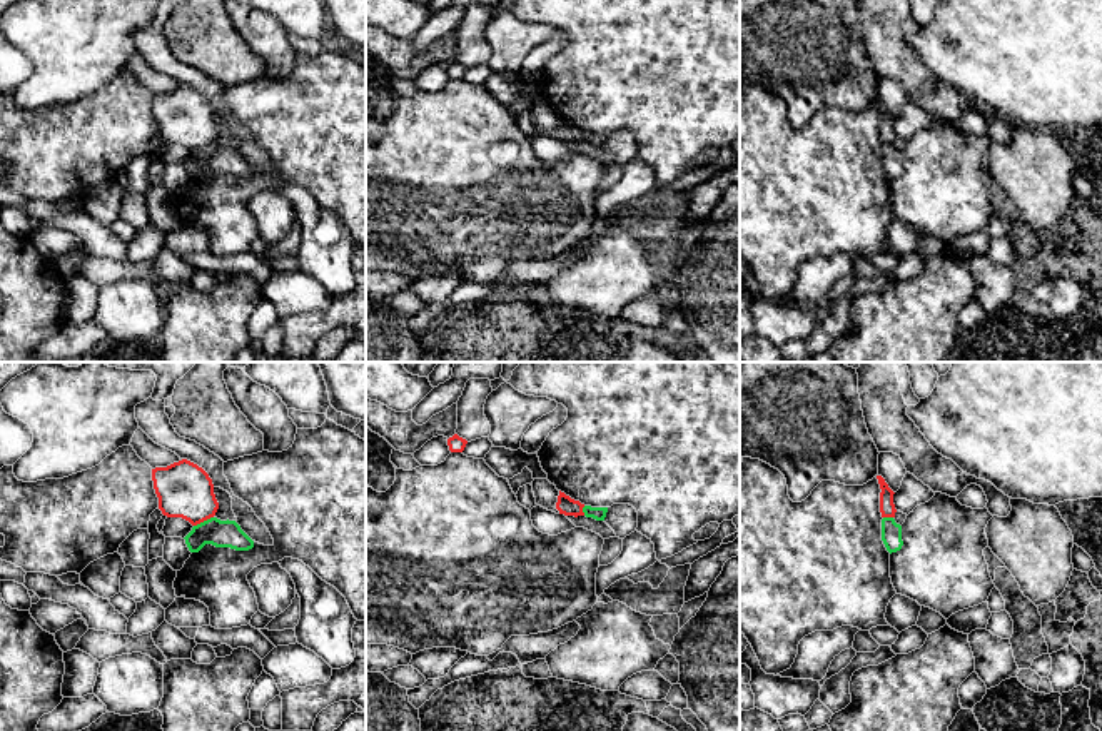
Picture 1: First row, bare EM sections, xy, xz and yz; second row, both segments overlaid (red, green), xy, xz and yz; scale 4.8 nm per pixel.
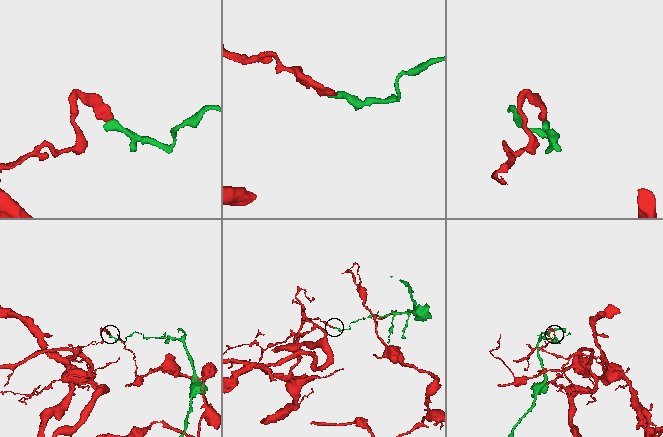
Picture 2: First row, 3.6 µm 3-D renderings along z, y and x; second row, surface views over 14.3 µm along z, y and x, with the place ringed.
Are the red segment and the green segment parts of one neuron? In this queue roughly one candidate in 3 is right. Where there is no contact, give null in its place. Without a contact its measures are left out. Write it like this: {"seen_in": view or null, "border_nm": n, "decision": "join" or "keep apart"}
{"seen_in": "xy", "border_nm": 110, "decision": "keep apart"}

